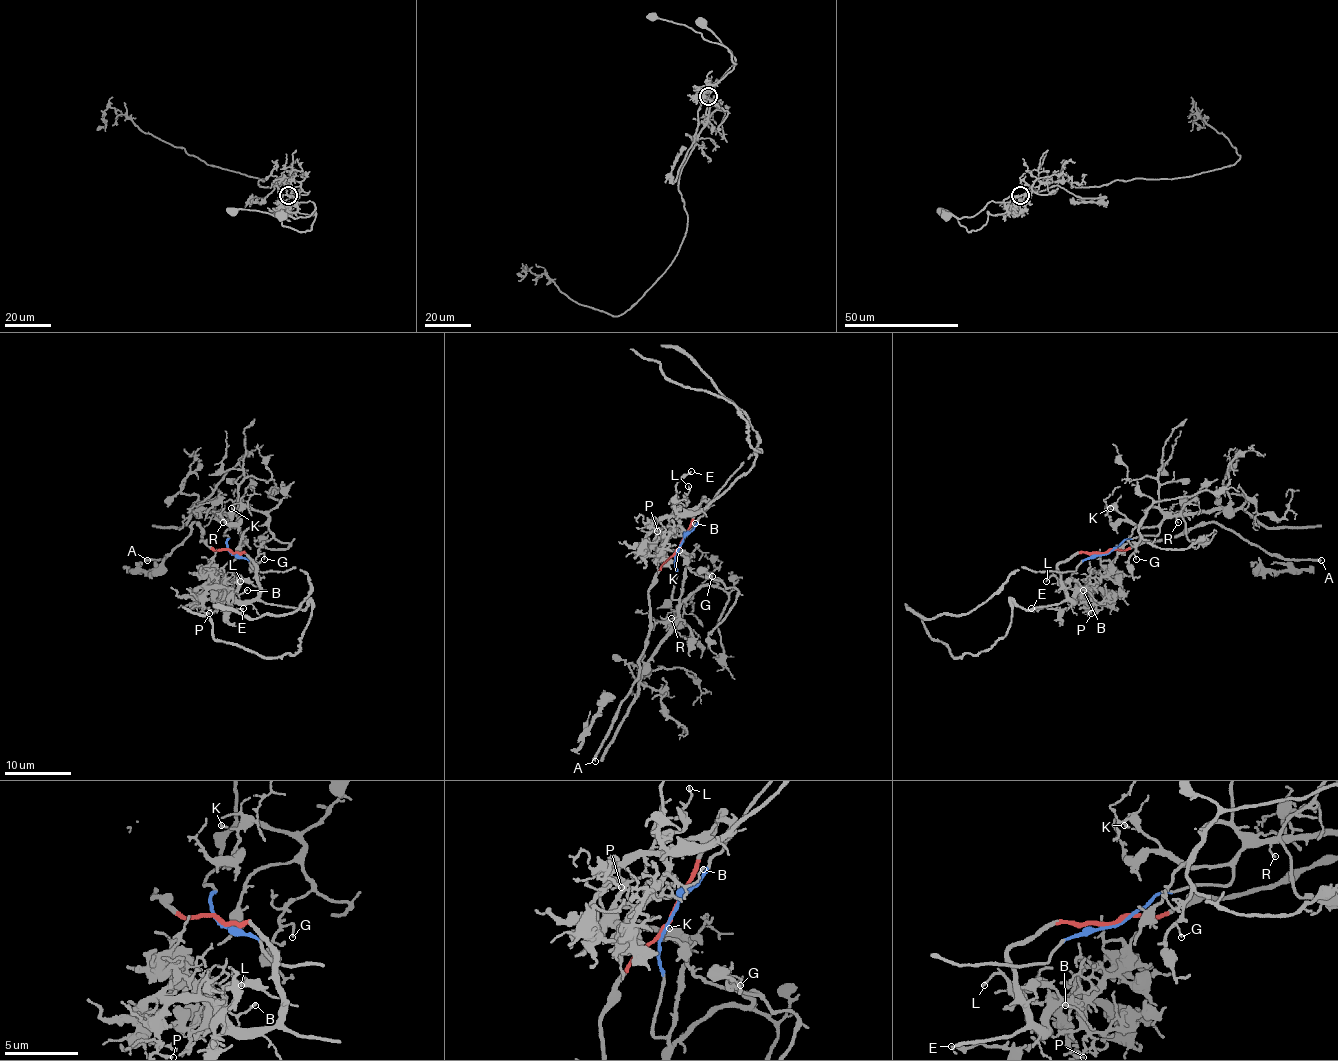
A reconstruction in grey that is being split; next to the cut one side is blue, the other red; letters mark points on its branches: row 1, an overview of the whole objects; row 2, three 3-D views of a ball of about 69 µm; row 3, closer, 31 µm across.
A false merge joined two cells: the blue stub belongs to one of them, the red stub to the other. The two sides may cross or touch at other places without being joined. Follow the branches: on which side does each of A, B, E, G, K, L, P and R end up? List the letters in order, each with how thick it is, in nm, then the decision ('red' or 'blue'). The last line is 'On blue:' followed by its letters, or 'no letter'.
A: 320 nm | red
B: 140 nm | red
E: 160 nm | red
G: 100 nm | blue
K: 130 nm | blue
L: 120 nm | red
P: 130 nm | red
R: 90 nm | blue
On blue: G, K, R

